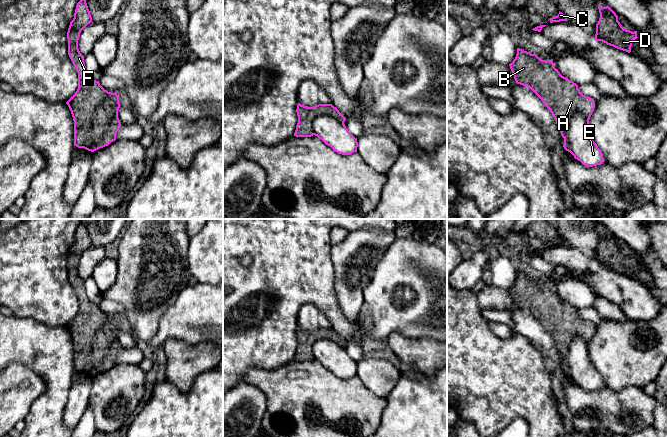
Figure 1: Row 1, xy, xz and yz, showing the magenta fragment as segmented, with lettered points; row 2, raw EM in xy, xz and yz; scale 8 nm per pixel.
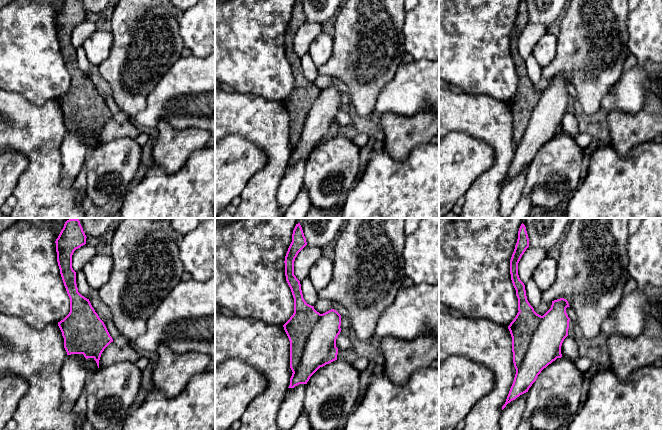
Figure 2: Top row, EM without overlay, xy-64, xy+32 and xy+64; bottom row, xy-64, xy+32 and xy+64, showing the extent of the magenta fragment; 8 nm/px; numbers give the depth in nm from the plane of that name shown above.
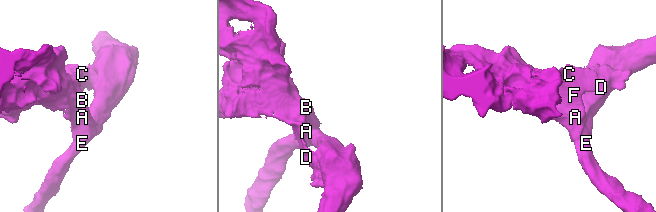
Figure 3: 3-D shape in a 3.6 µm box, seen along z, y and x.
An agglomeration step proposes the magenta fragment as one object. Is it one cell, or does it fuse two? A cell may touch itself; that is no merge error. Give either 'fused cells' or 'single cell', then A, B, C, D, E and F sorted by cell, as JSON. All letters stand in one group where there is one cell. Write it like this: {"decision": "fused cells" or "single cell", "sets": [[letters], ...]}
{"decision": "fused cells", "sets": [["A", "B", "C", "D", "F"], ["E"]]}

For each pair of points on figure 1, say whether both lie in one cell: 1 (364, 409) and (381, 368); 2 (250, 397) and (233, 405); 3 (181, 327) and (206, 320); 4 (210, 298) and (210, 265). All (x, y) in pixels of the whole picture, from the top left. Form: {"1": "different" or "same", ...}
{"1": "different", "2": "same", "3": "same", "4": "different"}

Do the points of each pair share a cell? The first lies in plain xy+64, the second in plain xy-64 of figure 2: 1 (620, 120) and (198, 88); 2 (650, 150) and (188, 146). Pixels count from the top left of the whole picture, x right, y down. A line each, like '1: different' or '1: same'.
1: different
2: different

